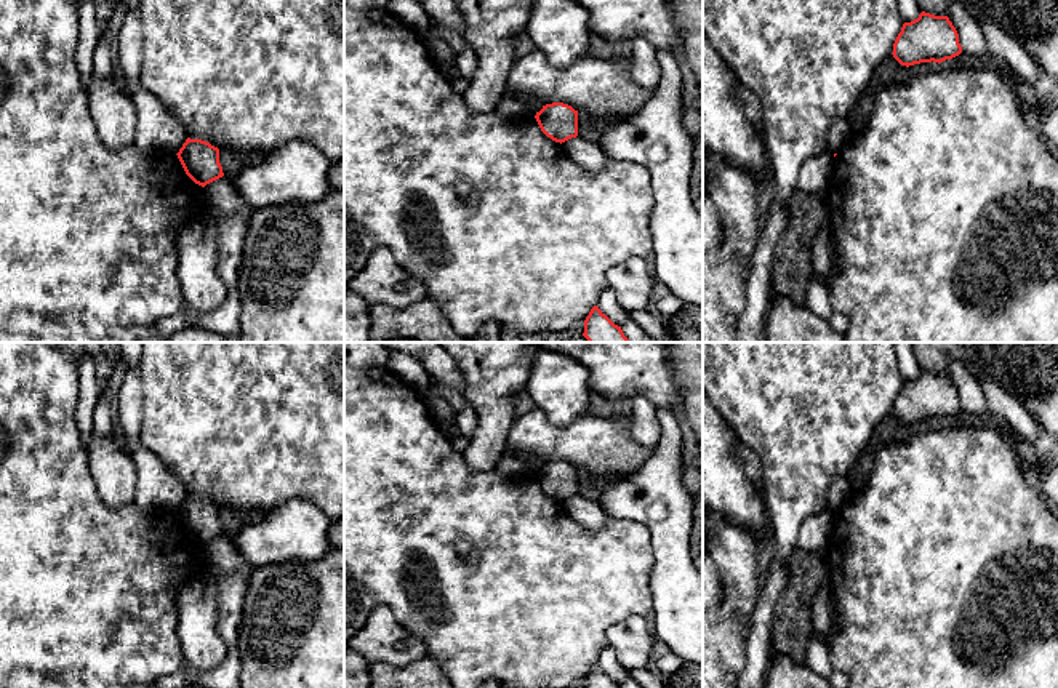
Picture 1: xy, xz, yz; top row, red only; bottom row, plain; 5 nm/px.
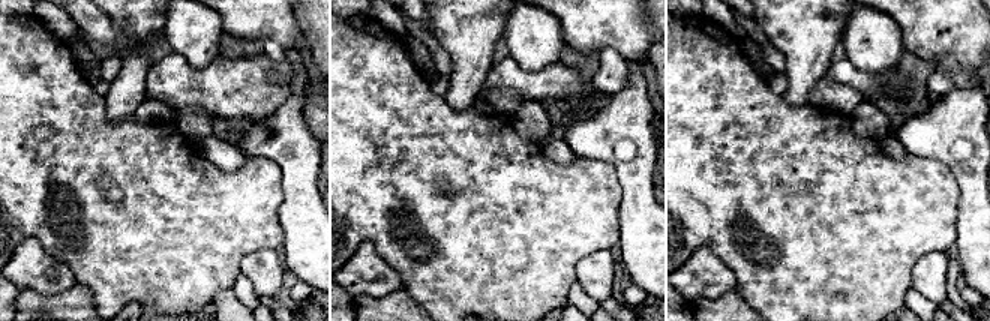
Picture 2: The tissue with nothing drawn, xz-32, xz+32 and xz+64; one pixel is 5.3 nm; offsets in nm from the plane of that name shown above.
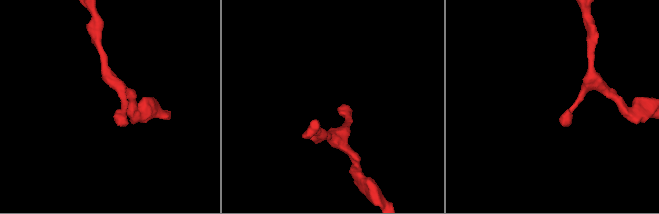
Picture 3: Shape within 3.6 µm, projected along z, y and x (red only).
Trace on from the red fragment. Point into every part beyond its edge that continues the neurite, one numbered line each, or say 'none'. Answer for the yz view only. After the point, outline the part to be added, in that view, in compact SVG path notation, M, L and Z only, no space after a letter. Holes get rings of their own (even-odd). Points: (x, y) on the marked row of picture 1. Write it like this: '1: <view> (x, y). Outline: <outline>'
none

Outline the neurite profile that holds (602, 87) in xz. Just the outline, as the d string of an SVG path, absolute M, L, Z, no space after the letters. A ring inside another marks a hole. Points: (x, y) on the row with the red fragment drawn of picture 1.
M538 50L519 58L507 77L507 93L522 93L546 106L563 102L575 110L592 115L626 118L634 115L653 96L655 88L635 85L631 78L632 58L626 61L599 59L589 54L576 59L568 67L552 66Z

